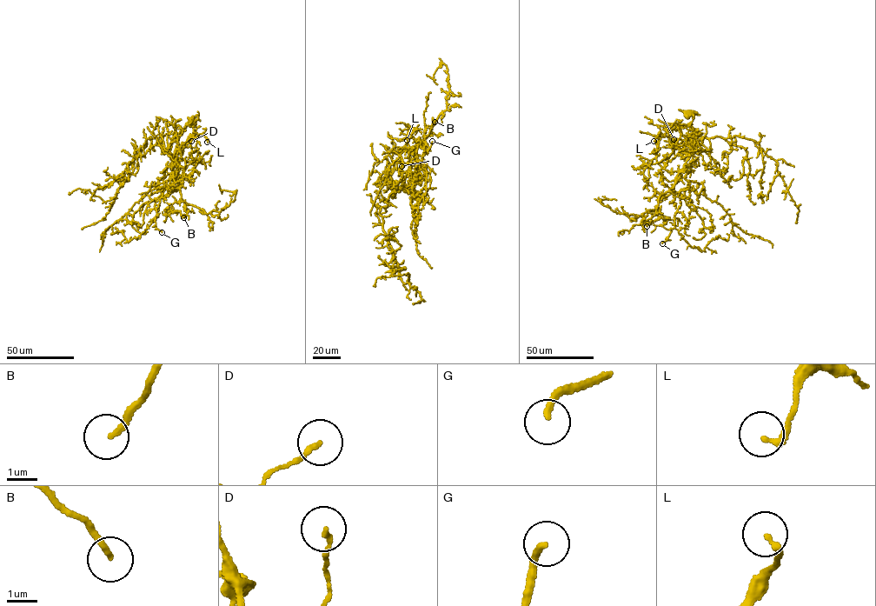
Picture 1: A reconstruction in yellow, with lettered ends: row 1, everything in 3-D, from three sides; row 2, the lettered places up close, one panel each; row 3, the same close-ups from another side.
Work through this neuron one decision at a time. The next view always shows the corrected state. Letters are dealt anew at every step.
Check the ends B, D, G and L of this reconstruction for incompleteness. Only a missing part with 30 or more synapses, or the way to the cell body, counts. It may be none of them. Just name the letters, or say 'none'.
G

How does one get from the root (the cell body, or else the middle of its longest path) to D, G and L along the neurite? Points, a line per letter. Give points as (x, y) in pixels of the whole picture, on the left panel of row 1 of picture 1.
D: (192, 121), (186, 125), (180, 136), (175, 152), (188, 143), (189, 136), (186, 143), (191, 141)
G: (192, 121), (186, 125), (179, 137), (175, 165), (171, 168), (172, 172), (156, 209), (155, 227), (162, 232)
L: (192, 121), (186, 125), (175, 148), (176, 137), (188, 125), (194, 129), (194, 137), (202, 134), (207, 142)

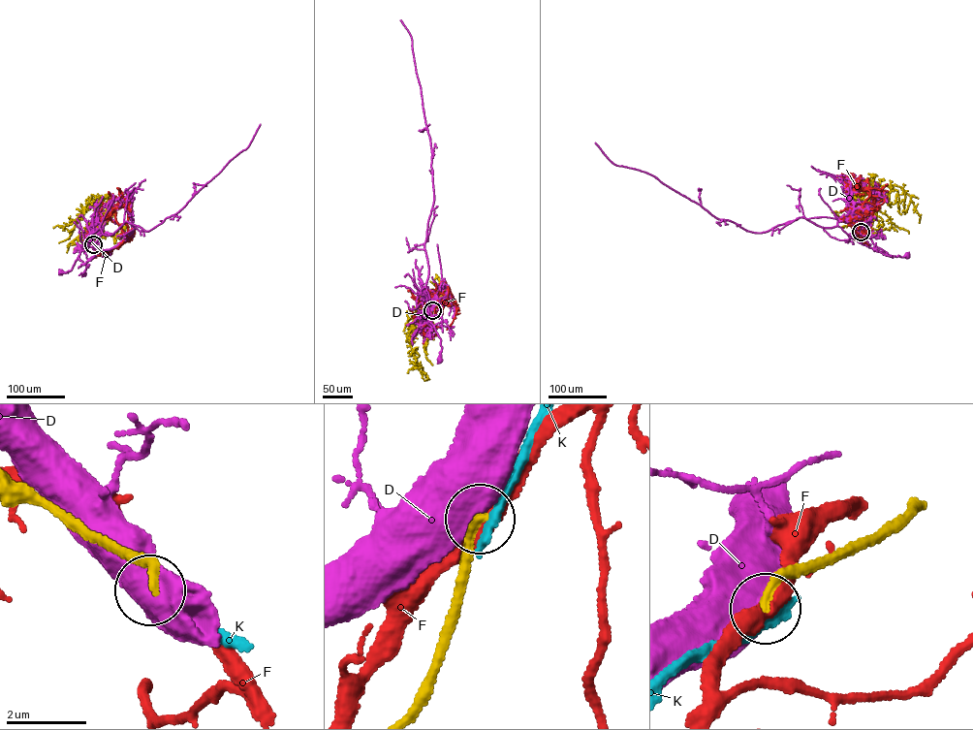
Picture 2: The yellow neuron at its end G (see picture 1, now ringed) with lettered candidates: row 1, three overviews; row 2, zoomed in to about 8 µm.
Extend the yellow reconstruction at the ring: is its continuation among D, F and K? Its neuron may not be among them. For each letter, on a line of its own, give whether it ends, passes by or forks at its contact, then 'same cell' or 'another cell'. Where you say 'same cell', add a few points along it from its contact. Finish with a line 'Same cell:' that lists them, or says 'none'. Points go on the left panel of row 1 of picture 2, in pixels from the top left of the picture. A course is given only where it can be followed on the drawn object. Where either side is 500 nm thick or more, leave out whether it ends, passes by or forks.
D: another cell
F: it passes by; another cell
K: it ends; another cell
Same cell: none

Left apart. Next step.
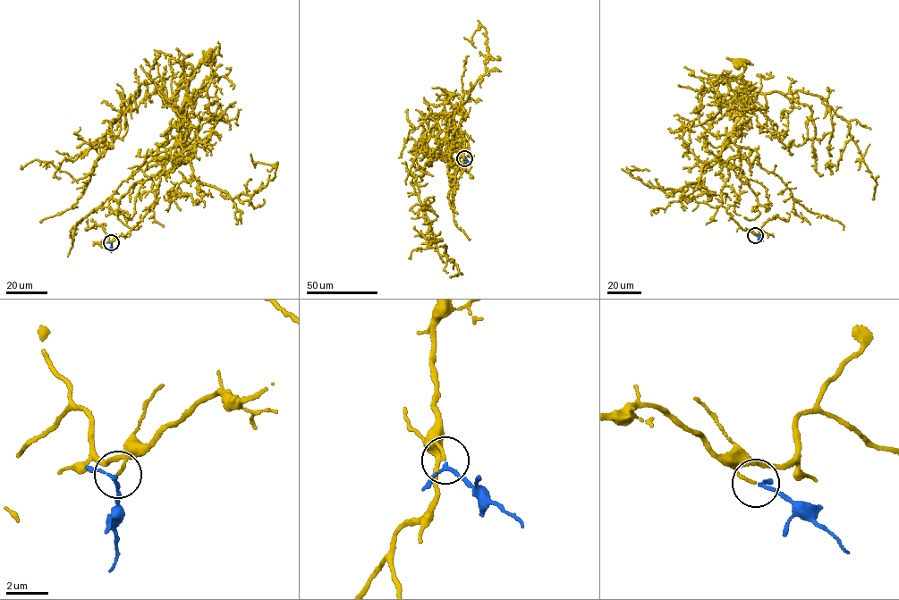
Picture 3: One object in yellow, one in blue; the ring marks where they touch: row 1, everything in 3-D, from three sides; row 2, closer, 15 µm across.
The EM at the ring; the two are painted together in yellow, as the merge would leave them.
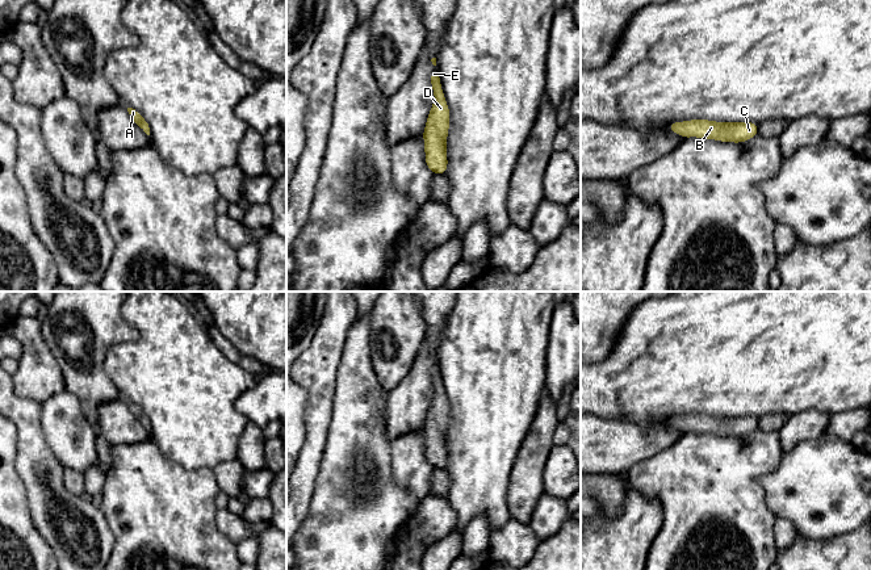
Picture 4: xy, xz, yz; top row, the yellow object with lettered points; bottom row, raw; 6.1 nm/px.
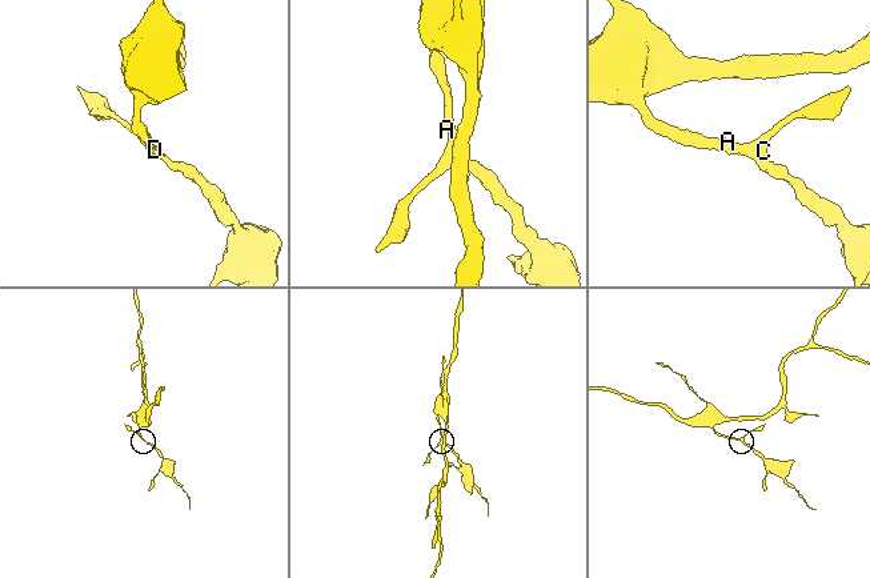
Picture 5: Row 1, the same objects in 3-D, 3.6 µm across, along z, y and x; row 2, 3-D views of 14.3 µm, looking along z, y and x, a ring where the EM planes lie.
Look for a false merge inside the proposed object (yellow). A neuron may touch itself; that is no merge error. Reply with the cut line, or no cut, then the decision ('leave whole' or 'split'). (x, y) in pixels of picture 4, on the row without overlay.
no cut | leave whole

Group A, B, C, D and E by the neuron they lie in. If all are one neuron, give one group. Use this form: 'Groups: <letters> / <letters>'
Groups: A B C D E

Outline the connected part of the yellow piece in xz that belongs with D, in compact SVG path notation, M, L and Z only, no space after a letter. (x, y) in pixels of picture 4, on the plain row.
M437 364L431 366L430 374L435 395L423 426L426 458L435 469L444 469L448 461L447 428L449 423L449 403L443 389Z

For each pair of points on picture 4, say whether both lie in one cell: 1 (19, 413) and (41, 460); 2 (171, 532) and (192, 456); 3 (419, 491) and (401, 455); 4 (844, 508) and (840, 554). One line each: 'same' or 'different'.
1: same
2: different
3: same
4: different

